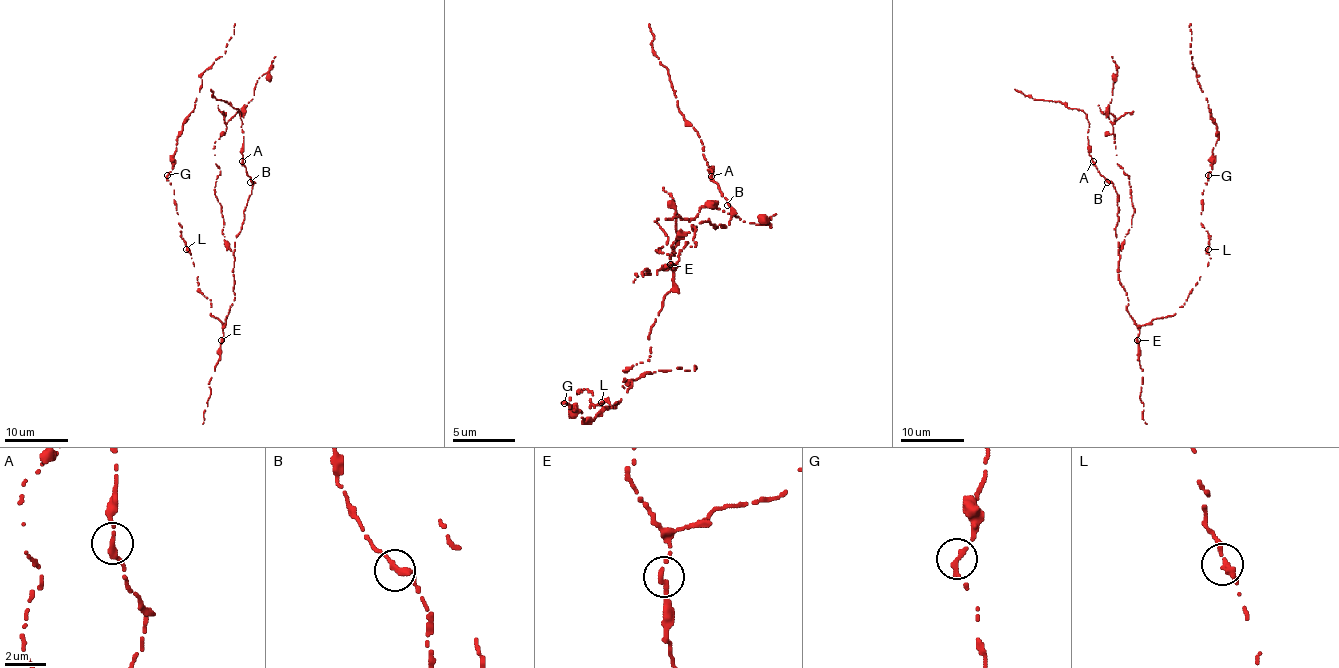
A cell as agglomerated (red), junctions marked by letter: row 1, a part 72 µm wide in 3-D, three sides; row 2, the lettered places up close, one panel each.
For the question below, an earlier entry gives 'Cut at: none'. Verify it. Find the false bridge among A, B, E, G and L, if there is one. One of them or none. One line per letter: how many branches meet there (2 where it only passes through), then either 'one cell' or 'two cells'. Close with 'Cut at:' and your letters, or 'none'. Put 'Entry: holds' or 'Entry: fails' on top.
Entry: fails
A: 2 branches meet; one cell
B: 2 branches meet; one cell
E: 1 branches meet; one cell
G: 1 branches meet; two cells
L: 1 branches meet; one cell
Cut at: G

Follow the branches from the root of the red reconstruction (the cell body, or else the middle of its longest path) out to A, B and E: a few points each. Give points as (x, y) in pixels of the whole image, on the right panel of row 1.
A: (1174, 314), (1142, 326), (1129, 314), (1128, 297), (1118, 278), (1118, 194), (1093, 161)
B: (1174, 314), (1142, 326), (1129, 314), (1128, 297), (1118, 278), (1118, 194), (1113, 183), (1107, 182)
E: (1174, 314), (1144, 324), (1139, 329), (1137, 340)

